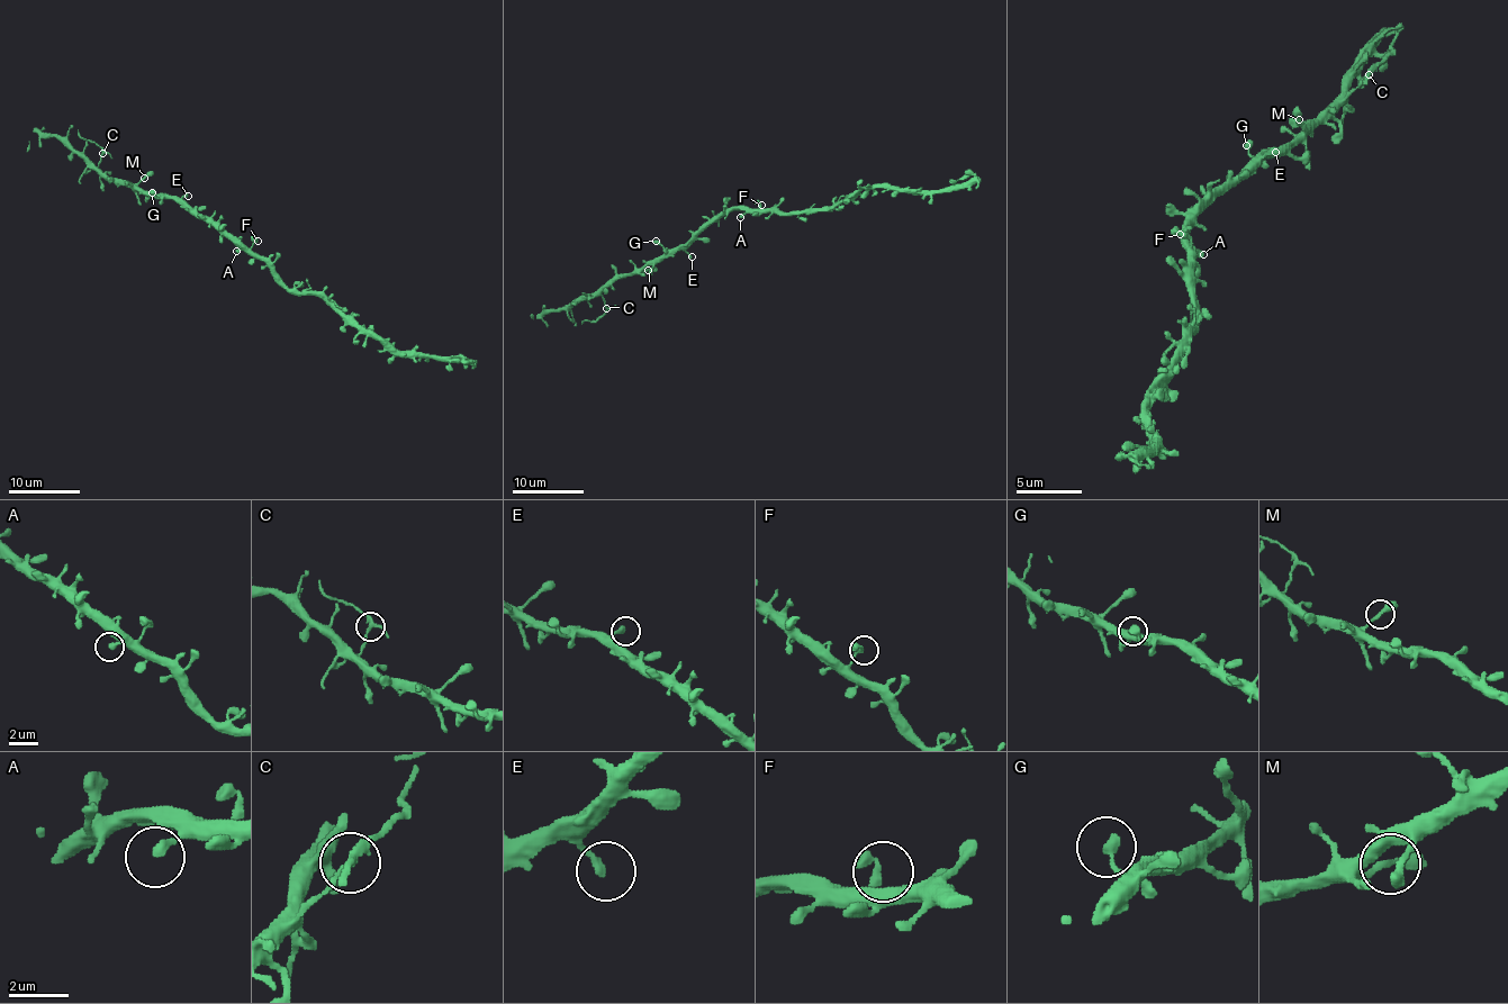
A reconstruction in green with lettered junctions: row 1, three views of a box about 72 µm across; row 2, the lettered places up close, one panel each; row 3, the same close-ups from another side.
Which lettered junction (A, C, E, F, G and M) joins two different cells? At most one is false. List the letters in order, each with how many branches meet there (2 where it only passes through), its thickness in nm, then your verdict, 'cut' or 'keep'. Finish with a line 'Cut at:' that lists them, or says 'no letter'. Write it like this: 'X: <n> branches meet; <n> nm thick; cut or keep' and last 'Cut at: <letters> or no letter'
A: 1 branches meet; 320 nm thick; keep
C: 3 branches meet; 200 nm thick; cut
E: 1 branches meet; 340 nm thick; keep
F: 2 branches meet; 240 nm thick; keep
G: 1 branches meet; 400 nm thick; keep
M: 2 branches meet; 280 nm thick; keep
Cut at: C

